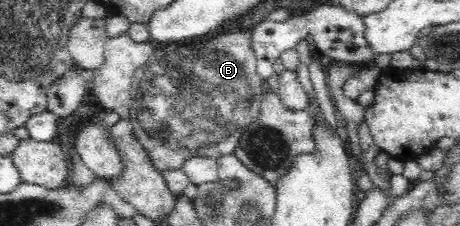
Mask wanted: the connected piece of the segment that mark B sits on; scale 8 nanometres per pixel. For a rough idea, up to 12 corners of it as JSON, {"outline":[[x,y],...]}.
{"outline":[[251,31],[136,70],[132,137],[157,172],[234,154],[265,82]]}

